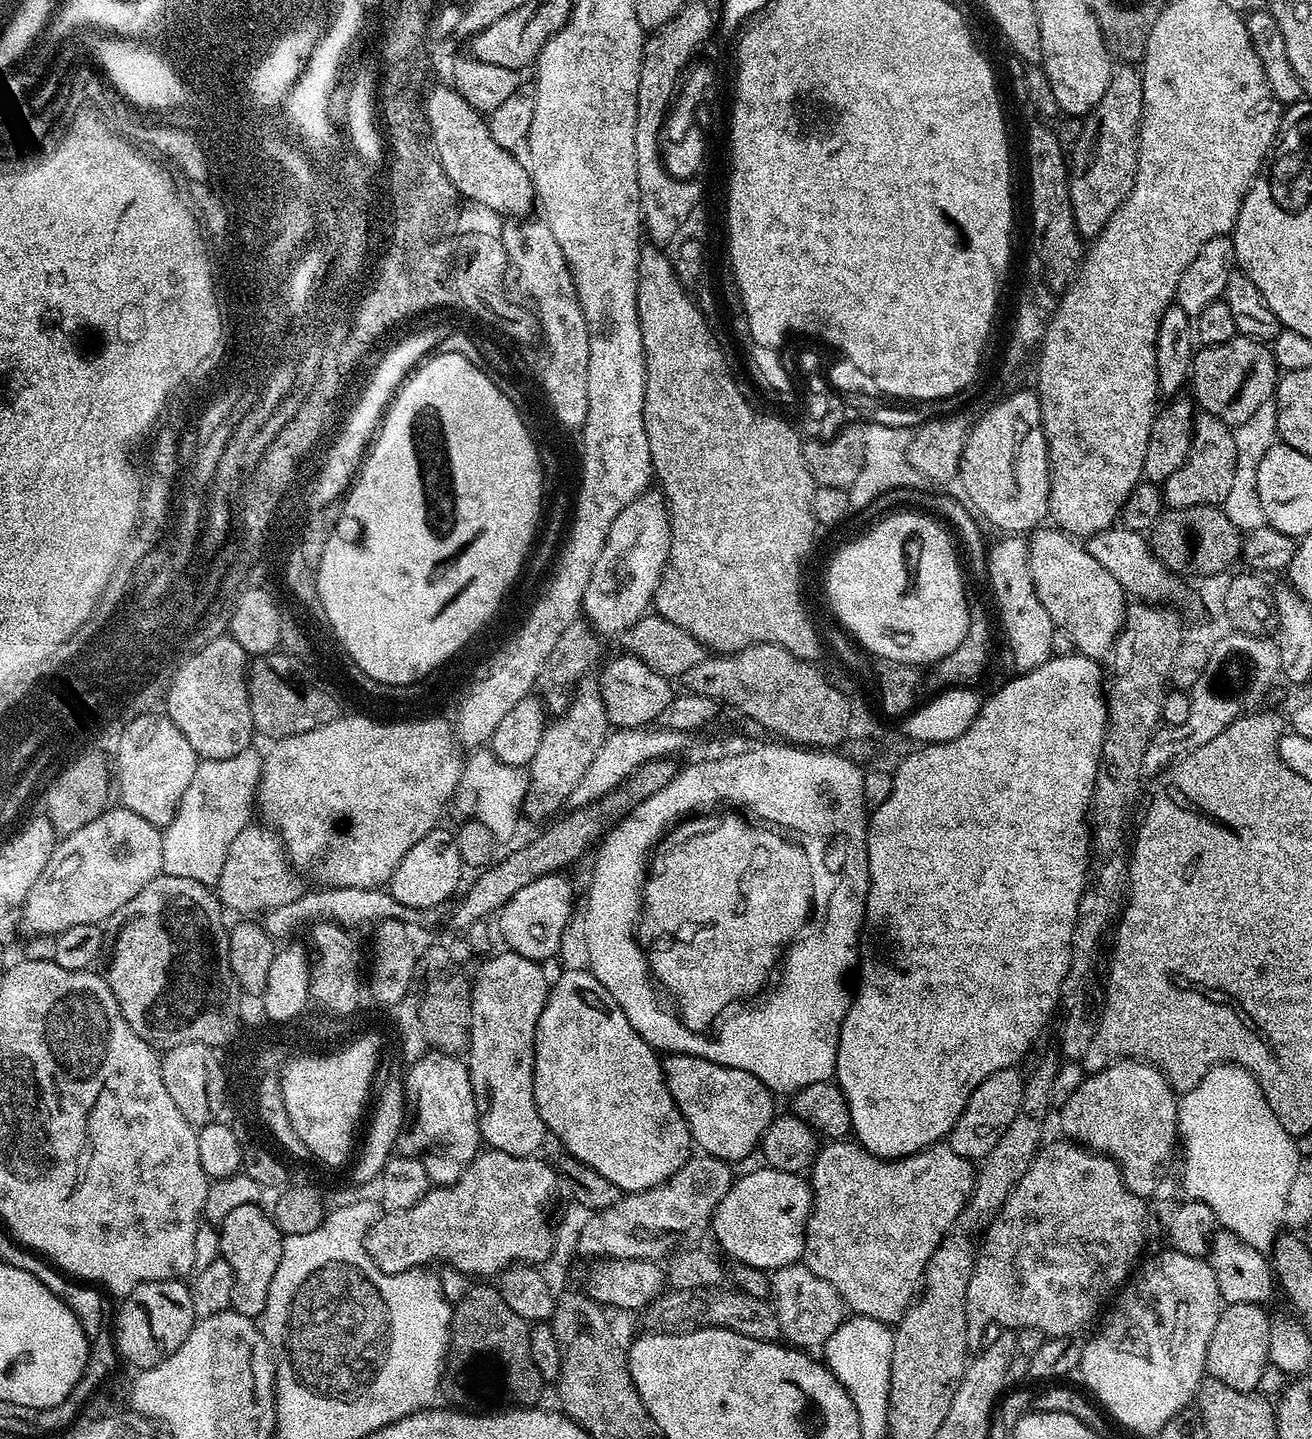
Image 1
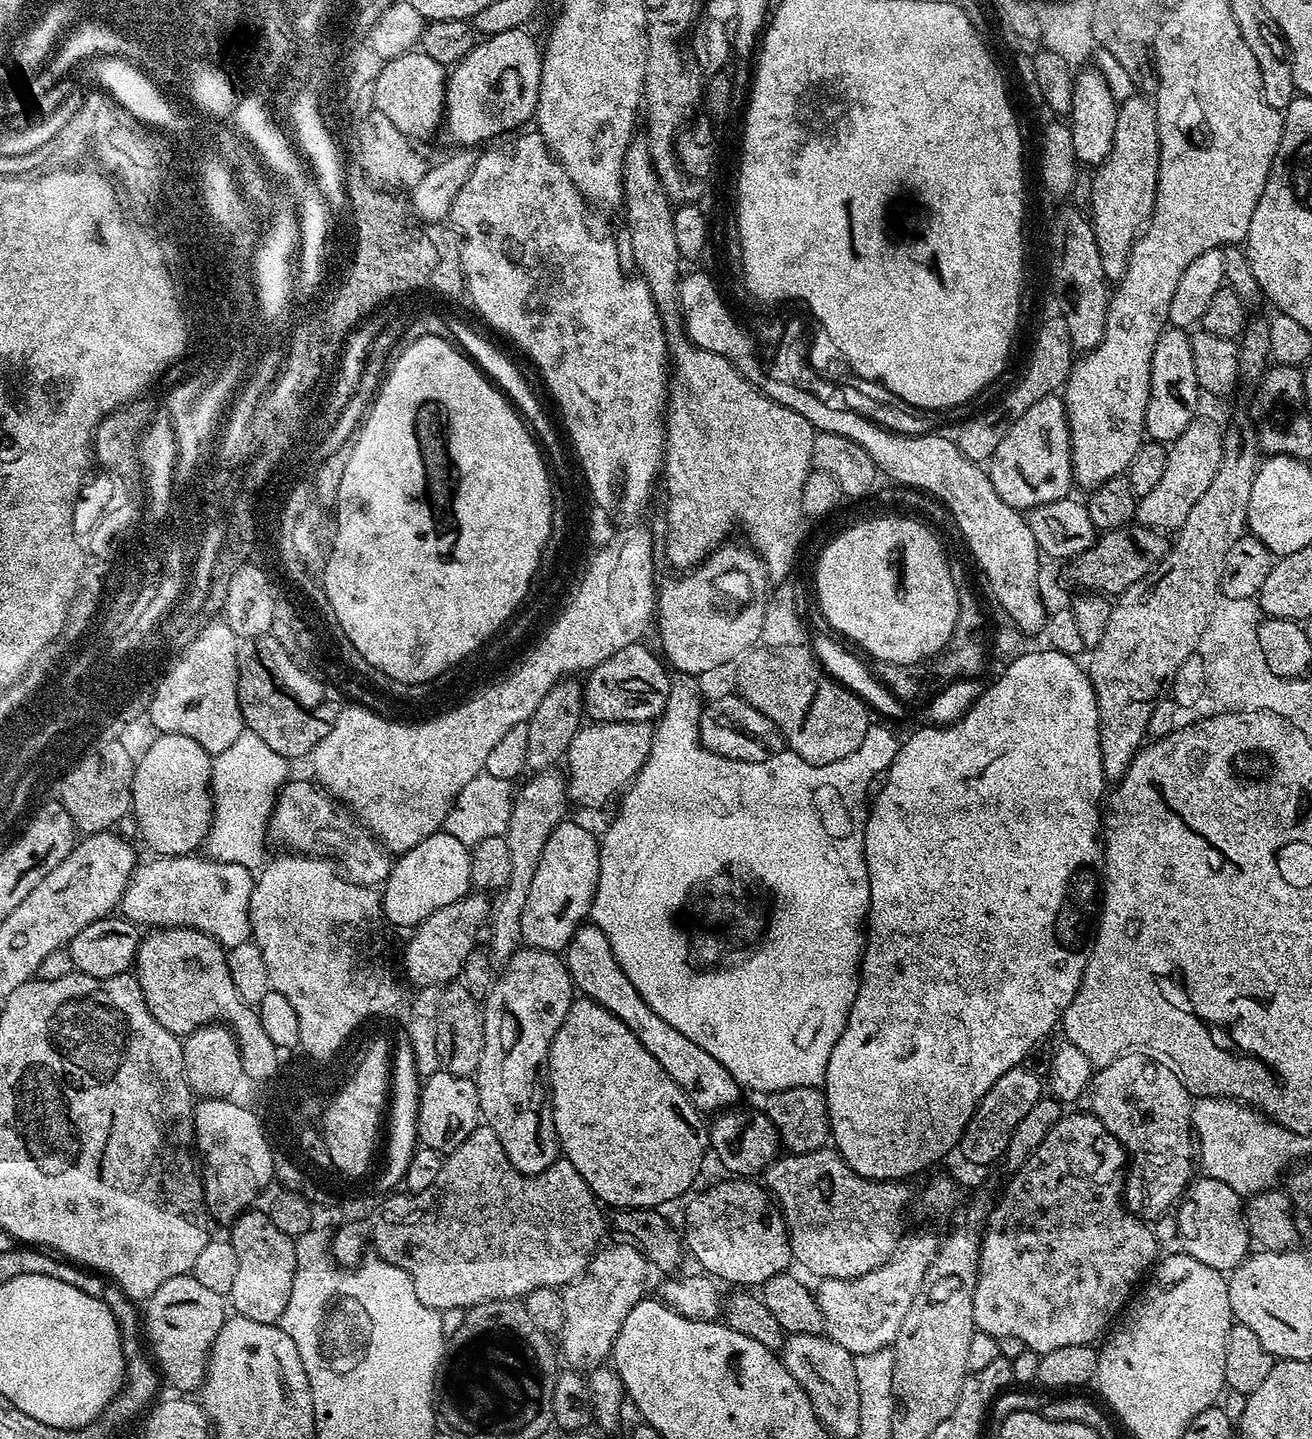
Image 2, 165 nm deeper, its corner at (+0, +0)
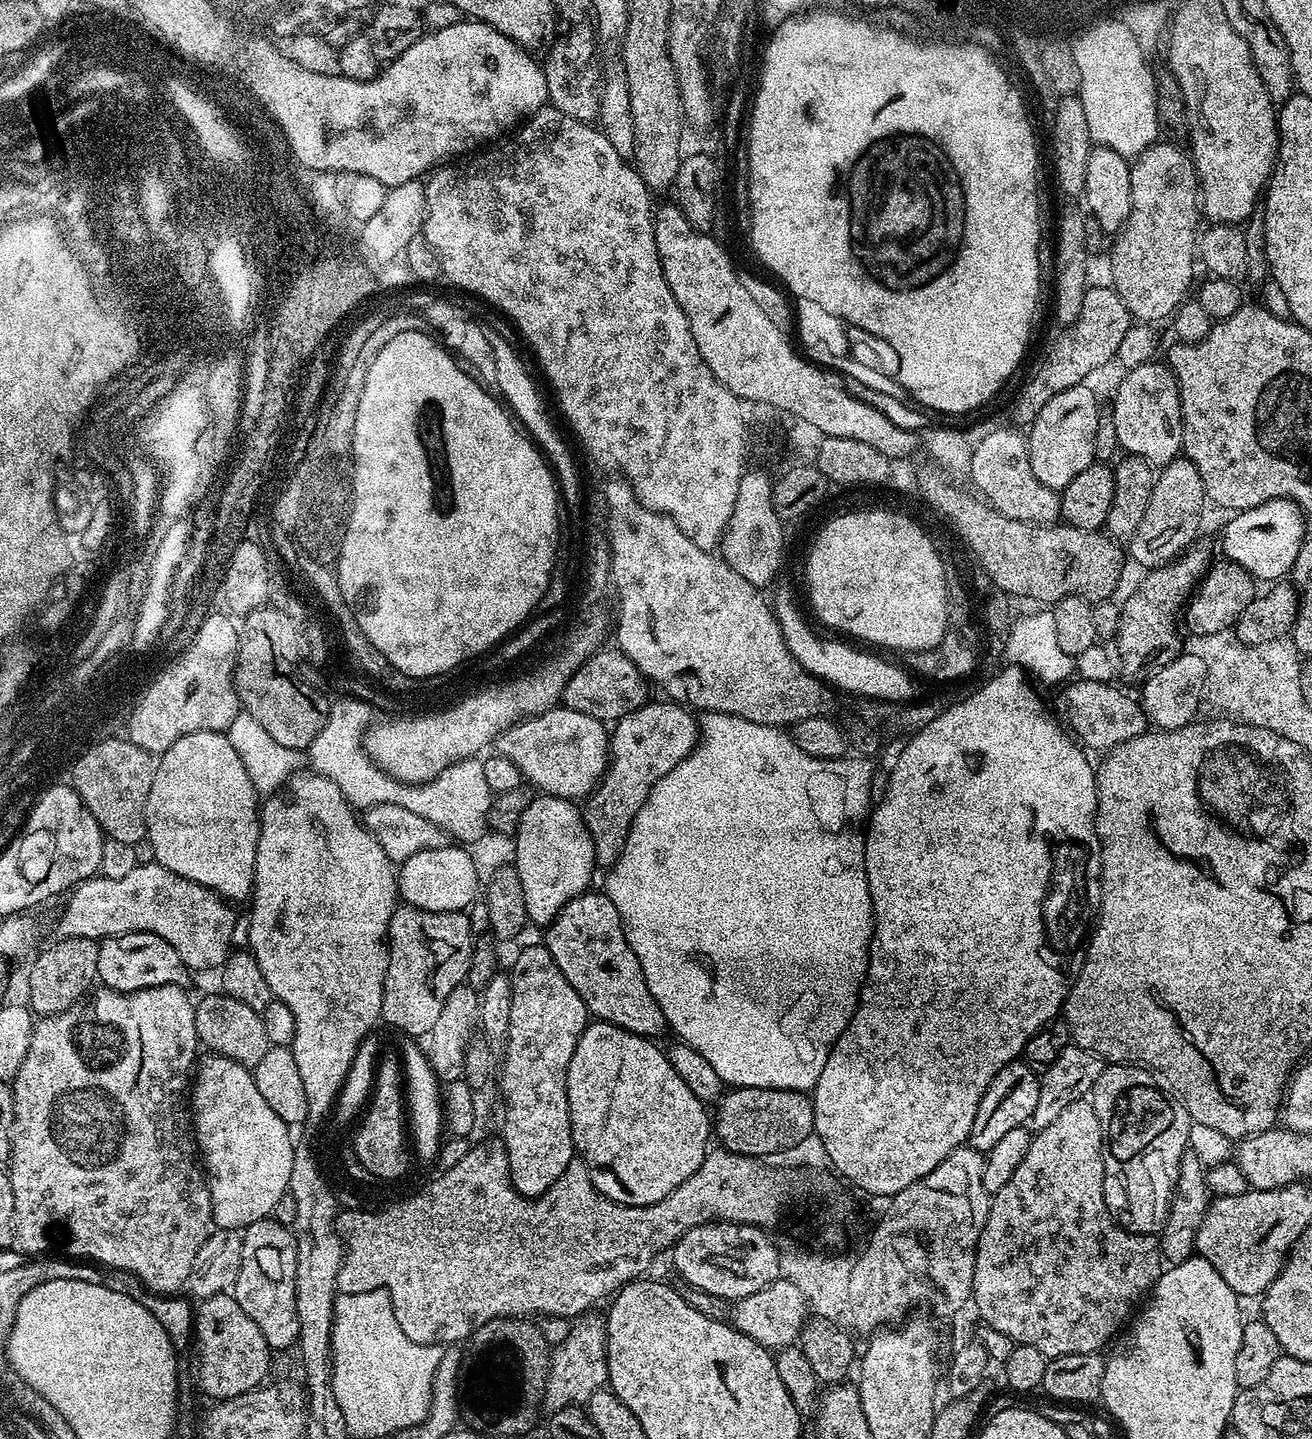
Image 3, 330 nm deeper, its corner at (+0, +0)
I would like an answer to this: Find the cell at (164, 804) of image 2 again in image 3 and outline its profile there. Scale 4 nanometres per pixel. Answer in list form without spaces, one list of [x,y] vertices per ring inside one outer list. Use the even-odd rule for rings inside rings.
[[[199,732],[198,734],[186,734],[182,738],[178,738],[178,742],[174,742],[172,752],[168,754],[167,760],[164,760],[164,765],[154,768],[154,771],[151,773],[148,794],[144,798],[146,844],[152,847],[152,852],[156,855],[153,856],[155,863],[160,864],[164,868],[169,868],[176,876],[181,876],[206,886],[212,892],[217,892],[218,895],[224,897],[225,901],[247,901],[252,895],[256,882],[256,847],[260,837],[260,822],[254,808],[252,812],[252,796],[254,797],[252,781],[249,780],[247,770],[242,766],[234,746],[230,746],[228,737],[224,732]]]

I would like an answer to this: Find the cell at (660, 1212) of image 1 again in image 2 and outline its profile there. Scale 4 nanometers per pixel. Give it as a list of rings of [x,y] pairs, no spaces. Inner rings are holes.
[[[631,1242],[620,1243],[624,1244],[601,1247],[588,1261],[588,1269],[575,1282],[559,1289],[565,1321],[558,1333],[558,1348],[563,1363],[577,1370],[601,1367],[611,1357],[626,1314],[630,1314],[642,1298],[641,1293],[636,1293],[636,1272],[646,1268],[644,1253]]]

